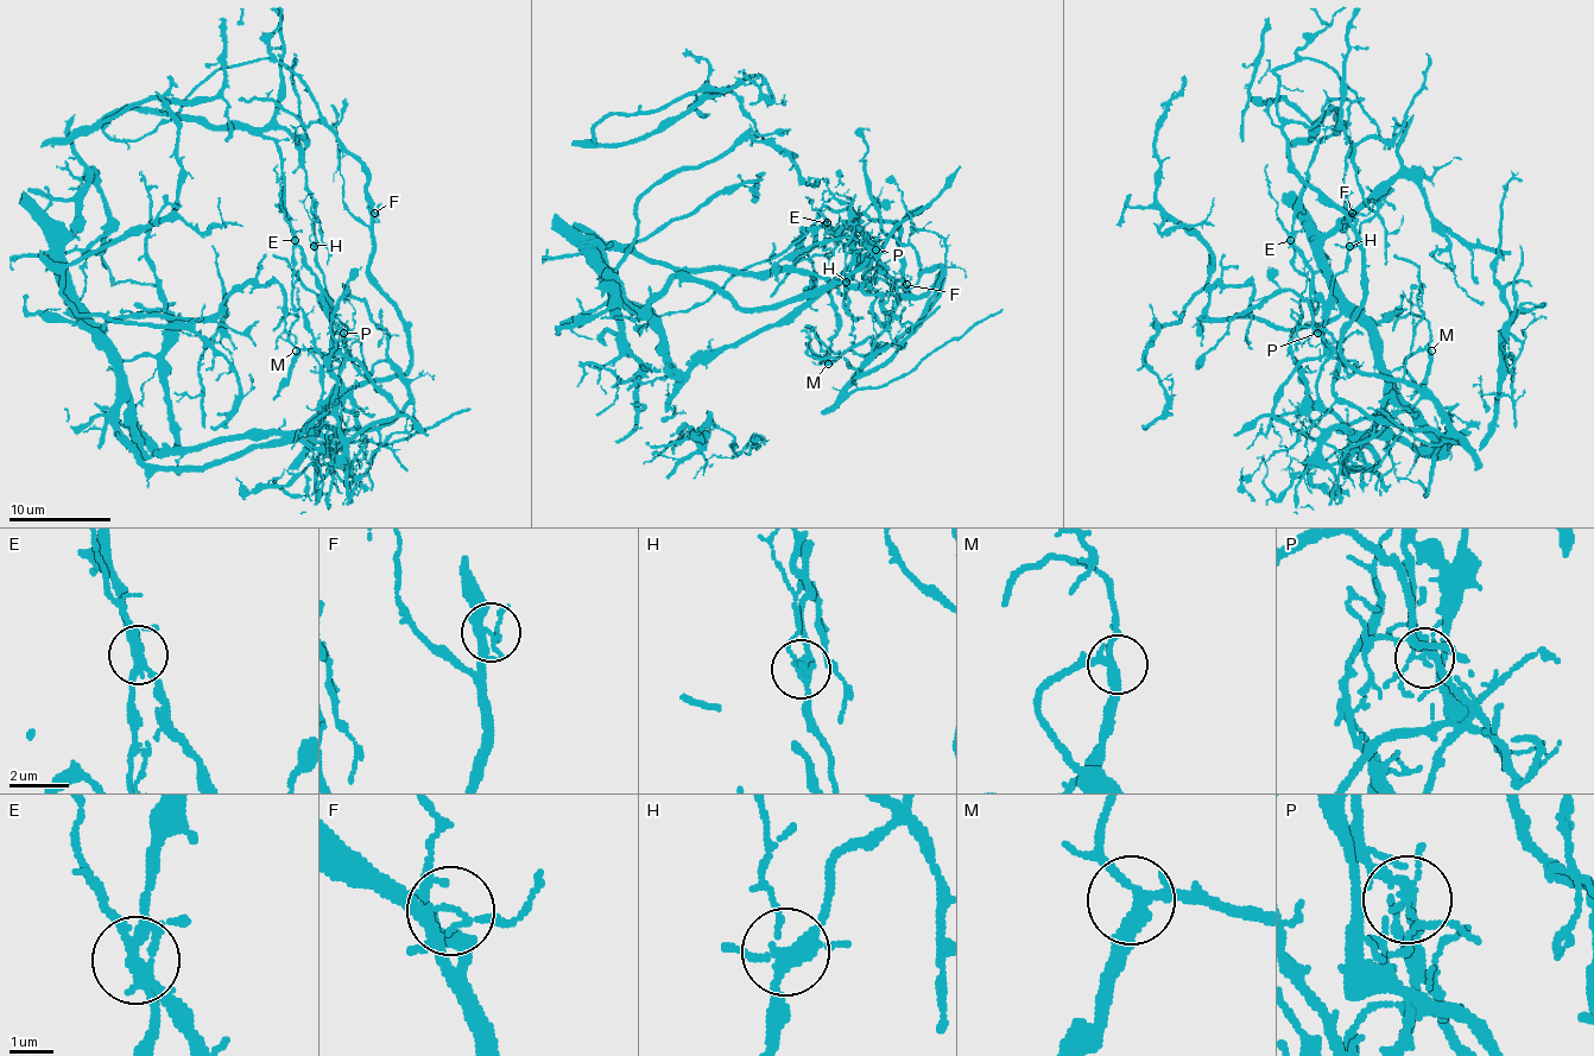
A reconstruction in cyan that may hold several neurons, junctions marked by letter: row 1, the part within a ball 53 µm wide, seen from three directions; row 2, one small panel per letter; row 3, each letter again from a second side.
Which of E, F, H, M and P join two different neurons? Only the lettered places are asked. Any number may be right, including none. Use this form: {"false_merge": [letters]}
{"false_merge": ["E", "P"]}

